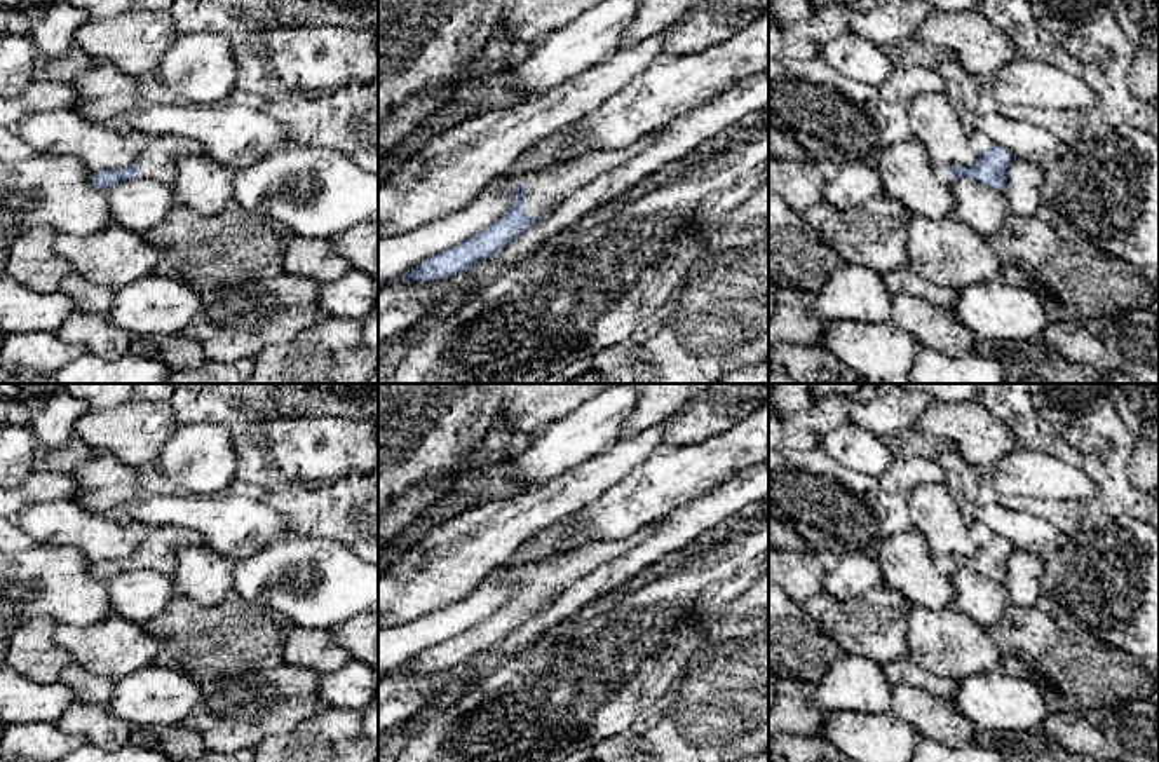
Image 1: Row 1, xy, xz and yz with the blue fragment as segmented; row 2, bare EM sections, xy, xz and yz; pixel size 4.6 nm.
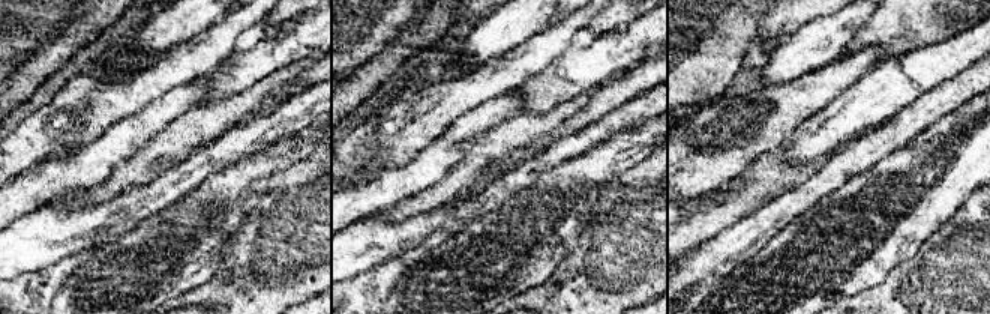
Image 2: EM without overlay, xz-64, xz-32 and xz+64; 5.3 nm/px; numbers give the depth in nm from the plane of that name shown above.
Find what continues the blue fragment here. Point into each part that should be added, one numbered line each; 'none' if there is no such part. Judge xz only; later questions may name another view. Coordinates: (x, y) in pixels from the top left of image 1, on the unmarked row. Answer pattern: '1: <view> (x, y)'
1: xz (546, 581)

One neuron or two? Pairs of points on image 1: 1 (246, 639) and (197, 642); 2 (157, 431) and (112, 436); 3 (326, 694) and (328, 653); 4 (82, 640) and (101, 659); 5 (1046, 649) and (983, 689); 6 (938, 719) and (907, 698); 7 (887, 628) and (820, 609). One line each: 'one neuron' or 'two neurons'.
1: one neuron
2: one neuron
3: two neurons
4: one neuron
5: two neurons
6: one neuron
7: one neuron

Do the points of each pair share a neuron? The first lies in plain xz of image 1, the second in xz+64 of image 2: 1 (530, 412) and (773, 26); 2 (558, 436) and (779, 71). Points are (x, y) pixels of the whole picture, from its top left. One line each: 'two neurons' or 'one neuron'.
1: one neuron
2: one neuron

